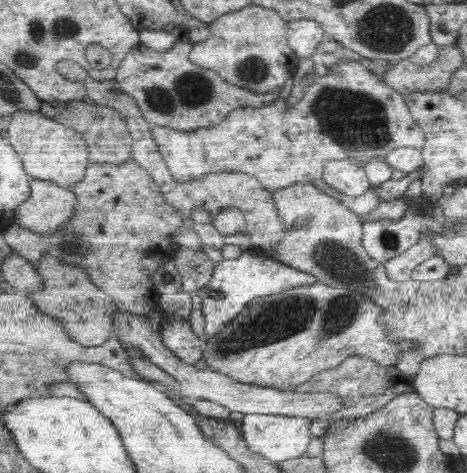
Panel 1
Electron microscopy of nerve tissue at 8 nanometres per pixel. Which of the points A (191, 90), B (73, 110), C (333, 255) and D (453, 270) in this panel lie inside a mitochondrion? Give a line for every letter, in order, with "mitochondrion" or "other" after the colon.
A: mitochondrion
B: other
C: mitochondrion
D: other

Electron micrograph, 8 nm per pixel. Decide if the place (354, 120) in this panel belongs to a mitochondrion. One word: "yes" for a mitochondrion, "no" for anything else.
yes

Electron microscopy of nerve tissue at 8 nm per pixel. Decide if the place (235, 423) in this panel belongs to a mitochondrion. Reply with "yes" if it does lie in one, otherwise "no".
no

